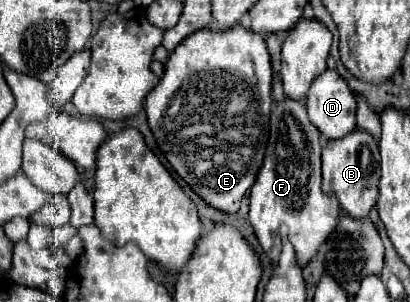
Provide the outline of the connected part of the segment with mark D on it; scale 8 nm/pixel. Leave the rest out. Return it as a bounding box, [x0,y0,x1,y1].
[307,70,357,140]

